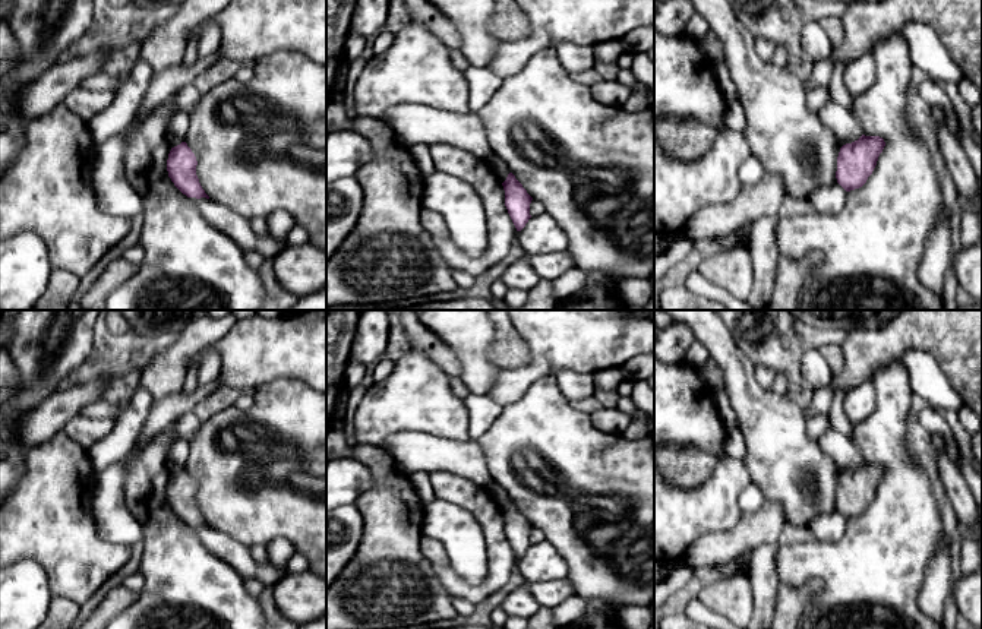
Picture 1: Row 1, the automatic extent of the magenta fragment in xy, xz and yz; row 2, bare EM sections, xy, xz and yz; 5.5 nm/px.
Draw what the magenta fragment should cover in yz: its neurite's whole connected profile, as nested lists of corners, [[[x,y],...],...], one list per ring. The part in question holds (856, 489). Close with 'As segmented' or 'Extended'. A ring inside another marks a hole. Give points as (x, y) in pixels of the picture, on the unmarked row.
[[[865,462],[843,472],[837,484],[837,511],[846,519],[862,515],[872,502],[884,474],[882,465]]]. As segmented

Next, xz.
[[[512,500],[508,502],[502,513],[505,518],[505,534],[508,537],[508,541],[517,559],[521,559],[531,546],[530,531],[533,525],[527,521],[527,518]]]. As segmented

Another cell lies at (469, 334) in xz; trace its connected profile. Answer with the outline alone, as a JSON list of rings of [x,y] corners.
[[[420,310],[420,322],[436,334],[461,364],[461,379],[474,395],[487,395],[498,367],[489,357],[495,326],[487,310]]]

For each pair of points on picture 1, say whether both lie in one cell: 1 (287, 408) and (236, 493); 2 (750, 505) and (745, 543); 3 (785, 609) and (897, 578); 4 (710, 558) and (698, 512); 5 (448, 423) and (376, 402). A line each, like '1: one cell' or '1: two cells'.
1: one cell
2: two cells
3: two cells
4: two cells
5: one cell

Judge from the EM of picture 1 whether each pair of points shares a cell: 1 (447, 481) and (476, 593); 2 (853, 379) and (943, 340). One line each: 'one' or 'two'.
1: one
2: one

